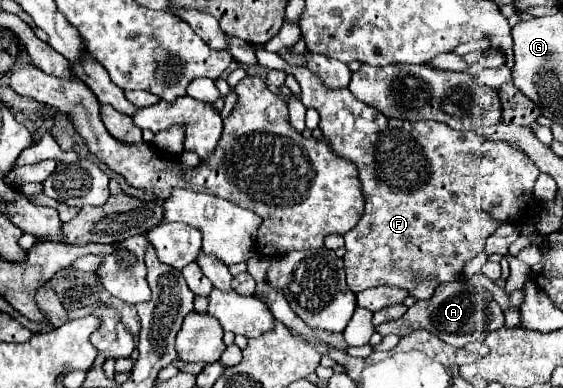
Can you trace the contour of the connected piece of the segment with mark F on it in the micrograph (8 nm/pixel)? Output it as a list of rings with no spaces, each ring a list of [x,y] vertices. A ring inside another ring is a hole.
[[[257,50],[257,60],[265,68],[273,66],[275,70],[291,74],[301,84],[301,102],[319,112],[323,138],[331,144],[333,152],[355,162],[359,168],[359,180],[367,202],[363,218],[345,234],[347,254],[343,260],[349,288],[353,292],[363,292],[377,286],[399,286],[409,290],[411,296],[427,300],[439,284],[459,280],[457,276],[461,274],[465,262],[479,254],[485,248],[485,240],[501,226],[493,224],[493,216],[487,216],[487,212],[481,212],[475,205],[475,184],[479,178],[479,162],[483,158],[481,148],[485,138],[477,132],[457,132],[441,122],[387,118],[379,110],[359,102],[347,88],[325,88],[325,84],[321,84],[307,66],[289,66],[283,58],[265,50]]]

